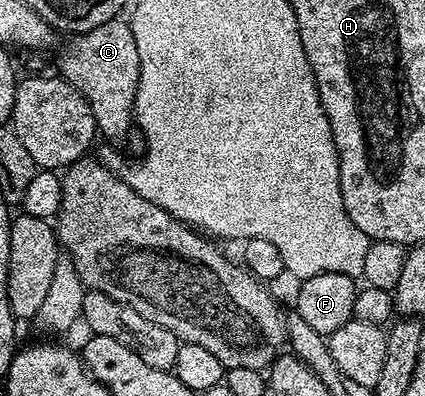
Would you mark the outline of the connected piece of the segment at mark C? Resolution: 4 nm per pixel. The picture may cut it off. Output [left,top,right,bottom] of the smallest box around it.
[59,19,143,153]

